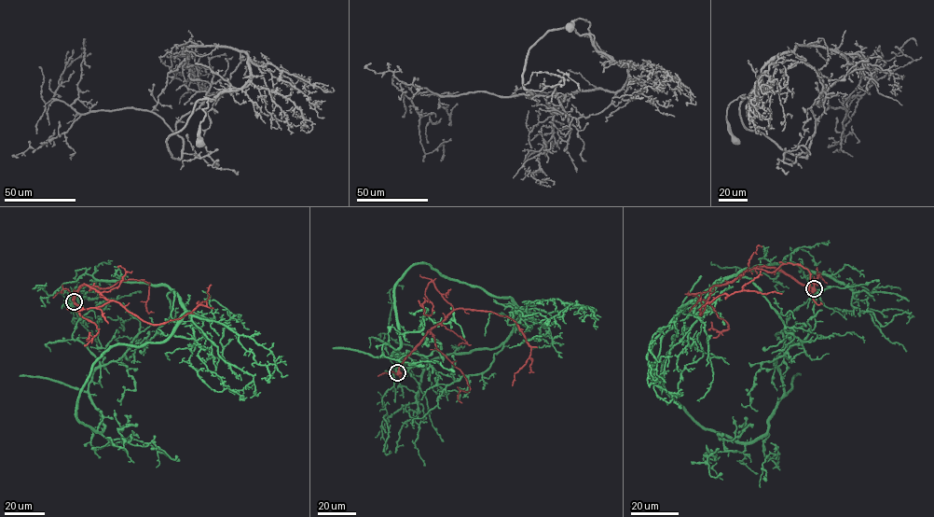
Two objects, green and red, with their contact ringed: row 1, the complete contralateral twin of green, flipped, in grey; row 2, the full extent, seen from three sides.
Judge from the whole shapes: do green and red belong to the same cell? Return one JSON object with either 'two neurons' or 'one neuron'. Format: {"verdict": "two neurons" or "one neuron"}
{"verdict": "two neurons"}

